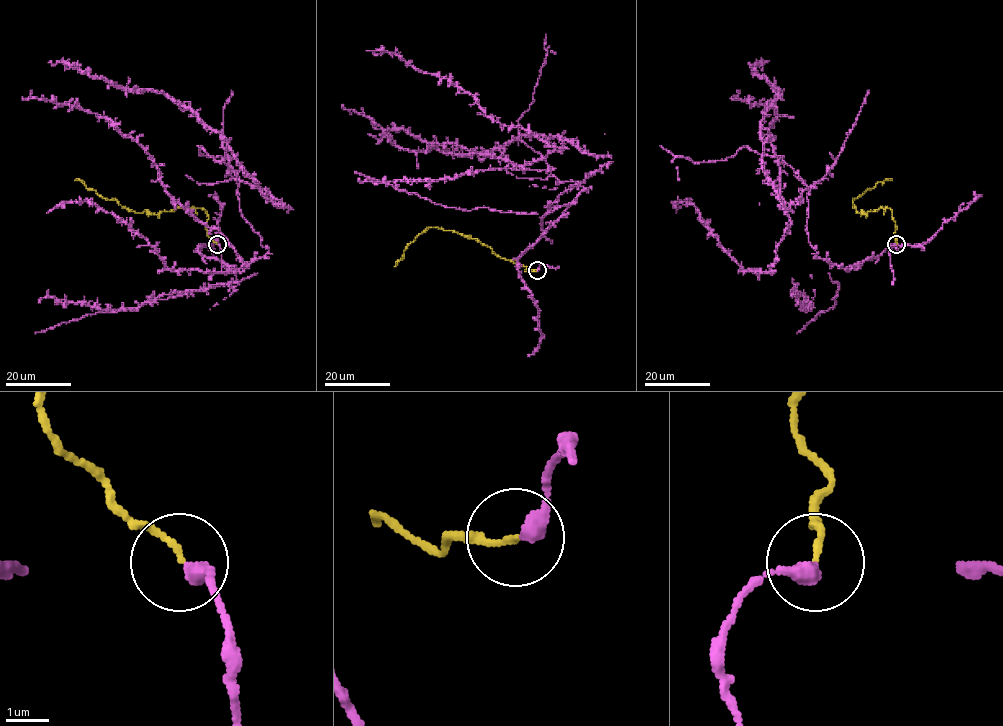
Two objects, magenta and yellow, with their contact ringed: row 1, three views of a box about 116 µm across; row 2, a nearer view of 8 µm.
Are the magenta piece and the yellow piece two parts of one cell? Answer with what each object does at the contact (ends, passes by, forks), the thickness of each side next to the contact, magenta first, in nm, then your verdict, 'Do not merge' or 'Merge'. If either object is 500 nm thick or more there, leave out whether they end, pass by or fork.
At the ring magenta ends. At the ring yellow ends. Thickness 400 nm (magenta) against 120 nm. Merge

